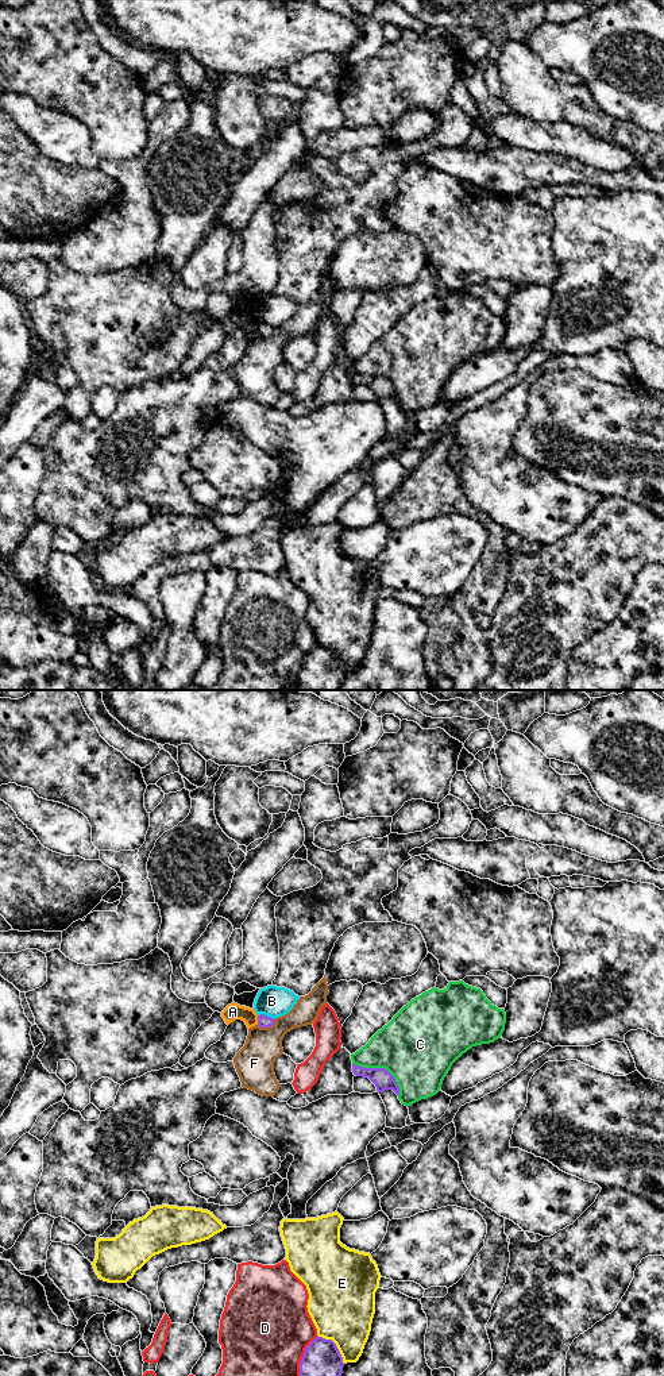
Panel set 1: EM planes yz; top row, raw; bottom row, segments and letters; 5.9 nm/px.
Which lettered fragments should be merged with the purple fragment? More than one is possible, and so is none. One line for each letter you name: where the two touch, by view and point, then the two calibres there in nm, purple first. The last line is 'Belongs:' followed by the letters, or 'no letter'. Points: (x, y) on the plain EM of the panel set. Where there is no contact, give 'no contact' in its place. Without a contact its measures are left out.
Belongs: no letter

